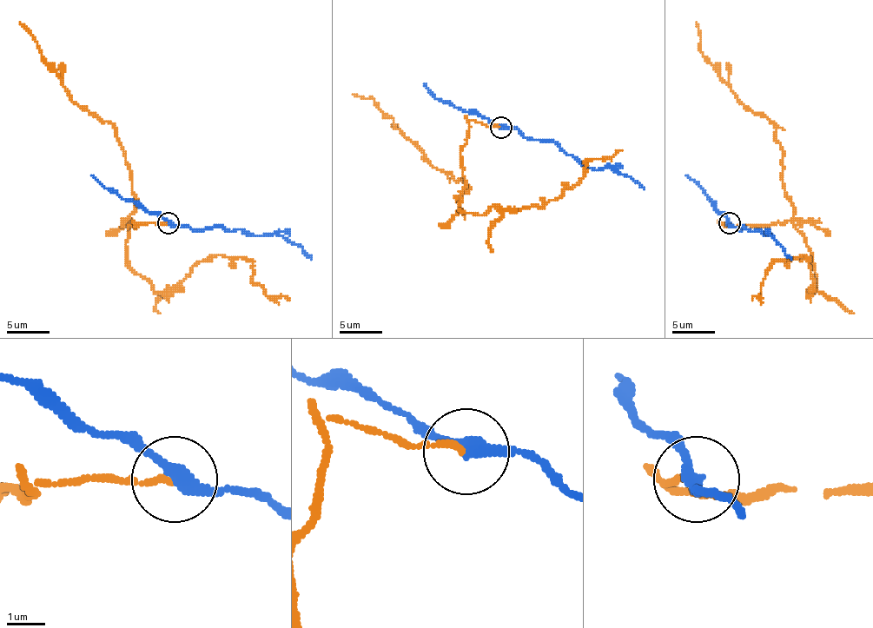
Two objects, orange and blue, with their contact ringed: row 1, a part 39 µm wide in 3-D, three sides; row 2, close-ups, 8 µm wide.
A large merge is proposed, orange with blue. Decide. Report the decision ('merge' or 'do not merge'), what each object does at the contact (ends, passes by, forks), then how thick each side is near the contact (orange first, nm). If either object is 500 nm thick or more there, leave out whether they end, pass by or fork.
do not merge; orange ends; blue passes by; calibres 160 and 280 nm

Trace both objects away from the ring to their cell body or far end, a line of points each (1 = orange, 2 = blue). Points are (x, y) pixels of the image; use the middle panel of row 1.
1: (499, 127), (469, 122), (460, 208), (479, 215), (555, 200), (581, 178), (585, 161), (622, 150)
2: (501, 127), (514, 127), (525, 137), (553, 140), (566, 153), (590, 168), (611, 168), (631, 176), (644, 189)

